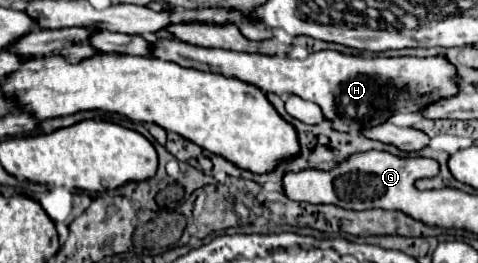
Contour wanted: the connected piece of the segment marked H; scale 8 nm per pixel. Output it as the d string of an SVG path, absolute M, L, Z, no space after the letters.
M157 38L151 42L151 54L161 60L177 62L187 68L233 76L259 86L263 92L295 94L321 106L325 120L339 132L357 132L381 124L395 112L421 112L427 104L449 98L459 92L455 68L441 56L435 58L359 58L331 50L309 54L303 60L289 56L243 54L219 48L193 46L177 38Z

